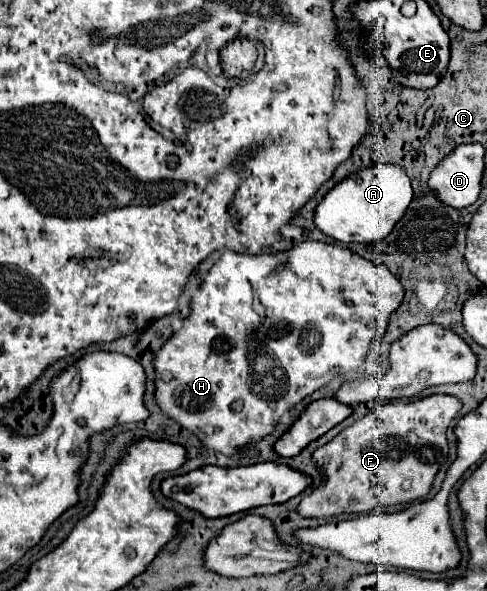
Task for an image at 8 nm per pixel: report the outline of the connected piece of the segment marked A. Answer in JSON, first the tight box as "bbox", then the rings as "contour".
{"bbox":[314,164,412,244],"contour":[[[376,164],[360,168],[342,182],[338,182],[318,202],[314,210],[314,224],[326,236],[350,244],[350,242],[376,242],[390,234],[394,224],[402,218],[412,200],[412,186],[406,170],[396,164]]]}

